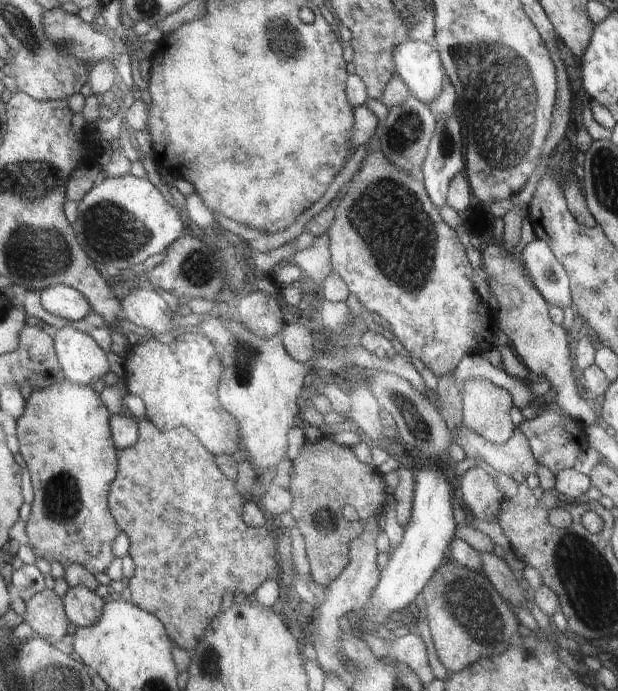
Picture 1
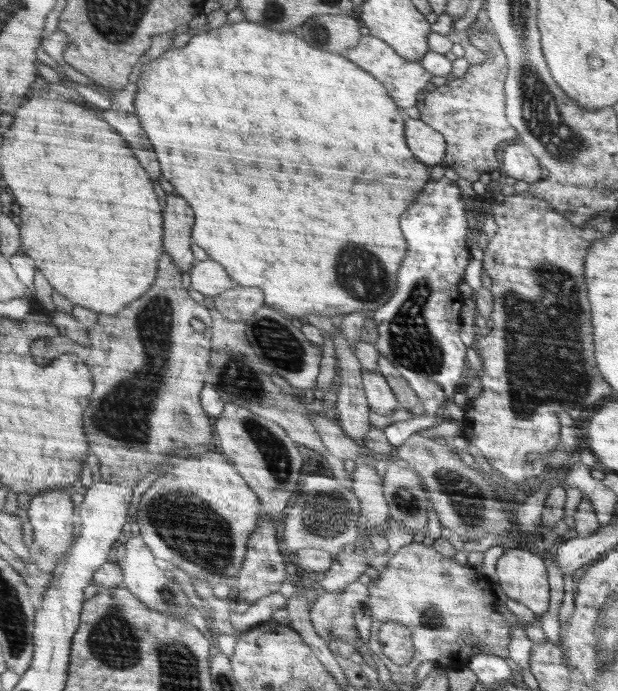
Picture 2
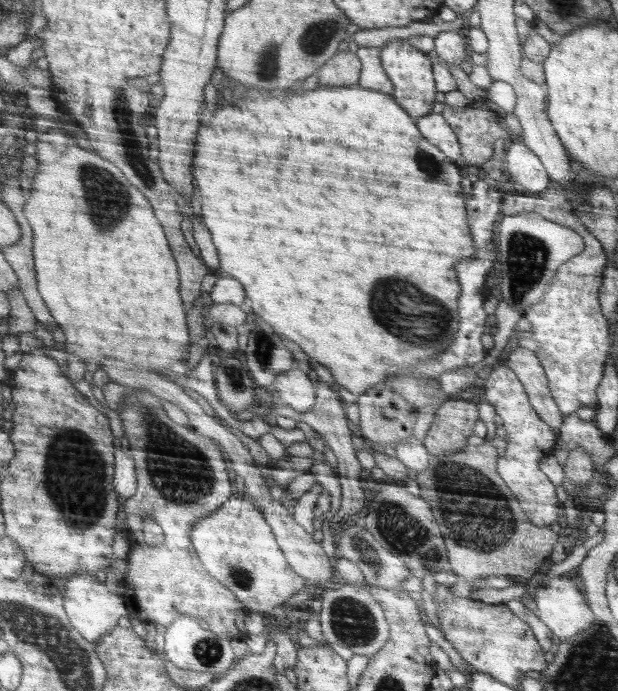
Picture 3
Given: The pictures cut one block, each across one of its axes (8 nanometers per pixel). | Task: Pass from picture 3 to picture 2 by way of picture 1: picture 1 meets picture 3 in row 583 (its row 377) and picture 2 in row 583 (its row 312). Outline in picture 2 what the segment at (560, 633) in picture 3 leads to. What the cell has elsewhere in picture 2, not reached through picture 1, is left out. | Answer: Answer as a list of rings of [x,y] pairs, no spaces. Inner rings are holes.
[[[508,542],[505,553],[496,563],[499,586],[510,599],[527,606],[538,616],[547,612],[551,604],[545,560]]]

